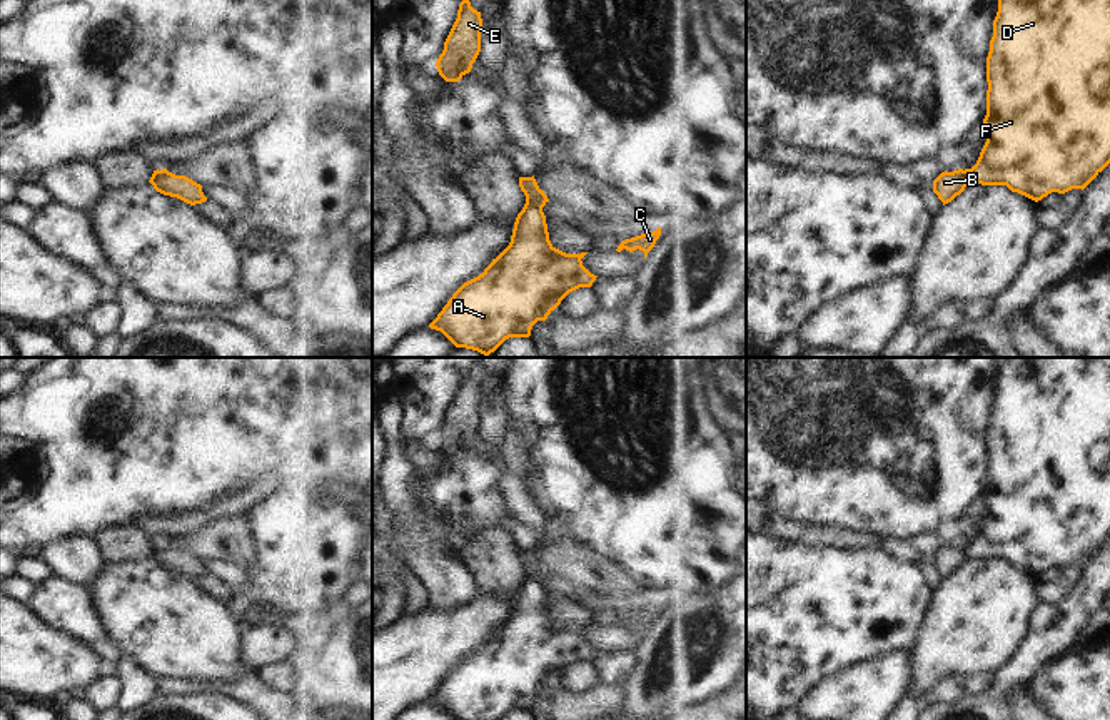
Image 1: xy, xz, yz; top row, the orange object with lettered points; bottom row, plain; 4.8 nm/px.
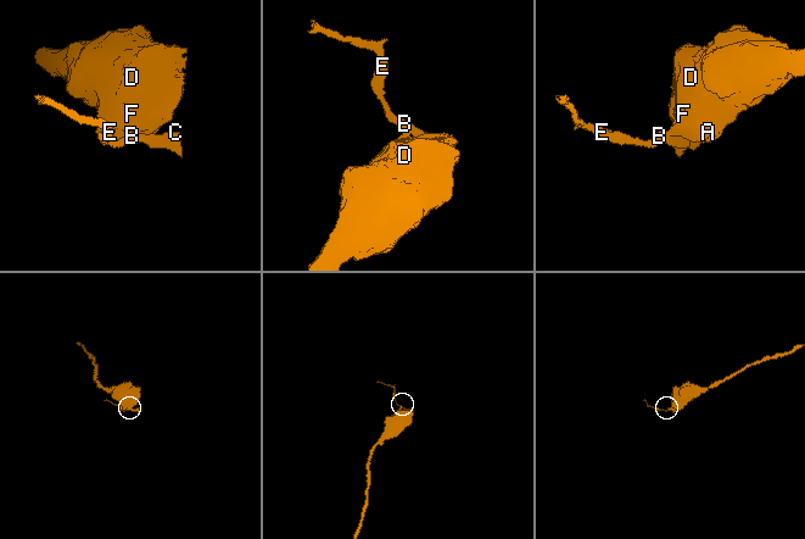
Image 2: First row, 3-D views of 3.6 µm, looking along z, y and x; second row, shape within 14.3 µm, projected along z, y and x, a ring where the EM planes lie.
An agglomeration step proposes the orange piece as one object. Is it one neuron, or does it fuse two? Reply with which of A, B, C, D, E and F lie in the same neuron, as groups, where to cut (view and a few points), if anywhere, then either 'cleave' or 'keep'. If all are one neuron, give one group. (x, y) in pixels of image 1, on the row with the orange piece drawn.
A D F / B C E; cut in xz along (526, 201), (541, 209); cleave

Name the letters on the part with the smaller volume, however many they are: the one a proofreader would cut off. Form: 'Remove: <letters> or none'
Remove: B, C, E.

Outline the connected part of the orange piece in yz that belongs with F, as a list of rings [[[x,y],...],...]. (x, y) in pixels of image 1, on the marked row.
[[[998,0],[993,37],[986,57],[986,142],[976,164],[965,169],[968,184],[1007,185],[1035,202],[1052,192],[1085,189],[1110,164],[1110,0]]]

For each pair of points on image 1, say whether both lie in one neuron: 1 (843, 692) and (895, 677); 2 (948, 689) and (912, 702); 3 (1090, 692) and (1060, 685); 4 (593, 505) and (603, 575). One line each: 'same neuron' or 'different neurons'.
1: same neuron
2: same neuron
3: same neuron
4: different neurons

